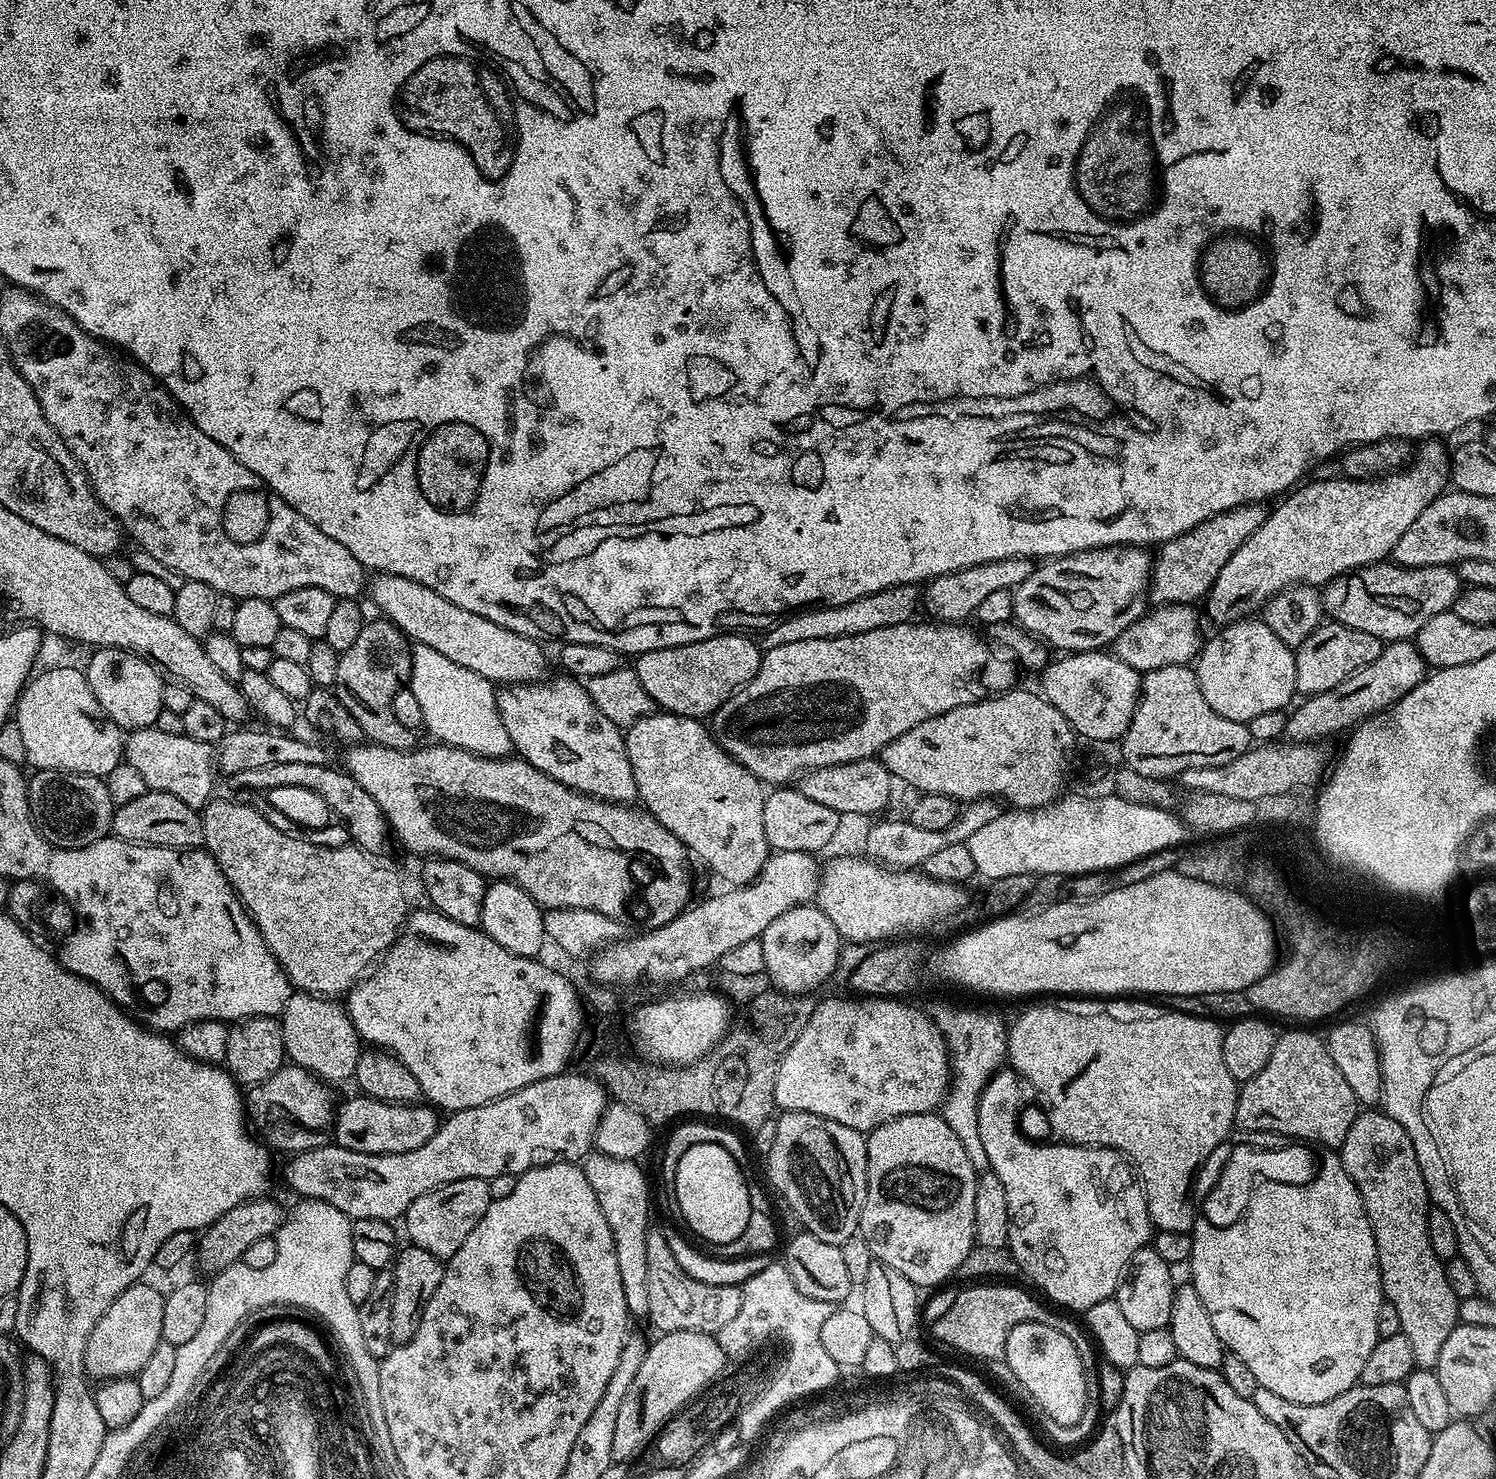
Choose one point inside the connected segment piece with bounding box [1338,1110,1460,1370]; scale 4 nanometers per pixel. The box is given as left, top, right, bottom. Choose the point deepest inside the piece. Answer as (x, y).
(1379, 1156)

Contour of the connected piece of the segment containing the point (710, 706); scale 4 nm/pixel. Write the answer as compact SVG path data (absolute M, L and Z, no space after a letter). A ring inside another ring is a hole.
M739 631L721 632L702 642L641 652L634 661L638 682L642 682L642 690L650 694L657 709L703 721L758 674L762 649L746 635Z

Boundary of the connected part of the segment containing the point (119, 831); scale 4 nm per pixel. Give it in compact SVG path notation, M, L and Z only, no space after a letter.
M147 790L134 801L113 811L111 835L128 844L196 850L204 842L204 822L197 809L186 806L186 802L178 802L174 794Z

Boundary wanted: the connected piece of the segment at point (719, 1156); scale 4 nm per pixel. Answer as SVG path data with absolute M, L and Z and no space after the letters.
M723 1143L692 1146L682 1155L677 1166L674 1204L680 1207L679 1219L693 1237L705 1236L709 1242L716 1236L725 1242L738 1238L754 1211L744 1172L725 1148Z

